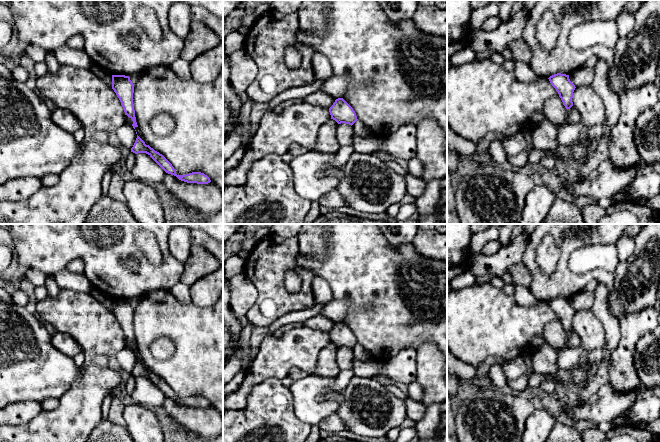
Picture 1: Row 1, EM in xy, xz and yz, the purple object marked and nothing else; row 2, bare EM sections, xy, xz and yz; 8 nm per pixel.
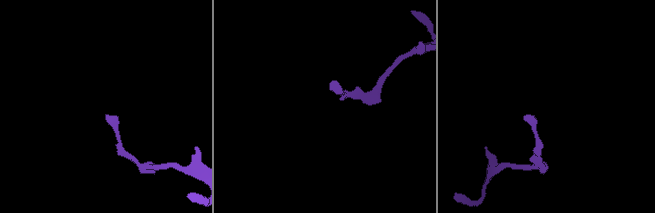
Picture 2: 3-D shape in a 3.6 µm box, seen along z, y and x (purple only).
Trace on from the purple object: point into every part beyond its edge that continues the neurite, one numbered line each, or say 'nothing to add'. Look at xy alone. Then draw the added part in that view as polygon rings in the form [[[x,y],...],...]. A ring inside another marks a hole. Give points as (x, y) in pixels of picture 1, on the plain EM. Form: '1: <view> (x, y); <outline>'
nothing to add

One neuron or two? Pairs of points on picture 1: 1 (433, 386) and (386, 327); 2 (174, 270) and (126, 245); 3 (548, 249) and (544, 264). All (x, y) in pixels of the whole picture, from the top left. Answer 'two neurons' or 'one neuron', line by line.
1: two neurons
2: one neuron
3: one neuron

